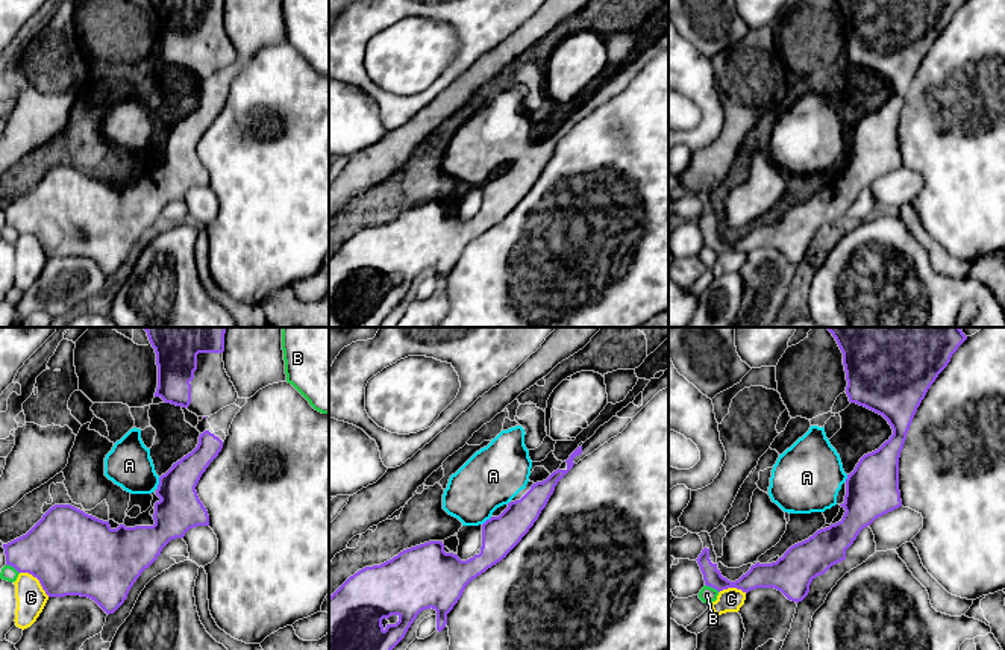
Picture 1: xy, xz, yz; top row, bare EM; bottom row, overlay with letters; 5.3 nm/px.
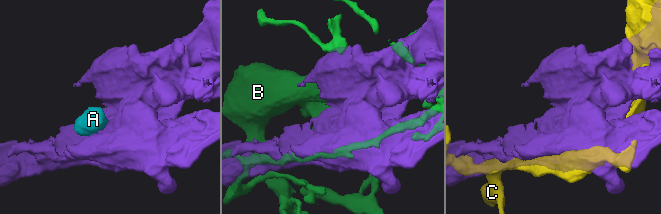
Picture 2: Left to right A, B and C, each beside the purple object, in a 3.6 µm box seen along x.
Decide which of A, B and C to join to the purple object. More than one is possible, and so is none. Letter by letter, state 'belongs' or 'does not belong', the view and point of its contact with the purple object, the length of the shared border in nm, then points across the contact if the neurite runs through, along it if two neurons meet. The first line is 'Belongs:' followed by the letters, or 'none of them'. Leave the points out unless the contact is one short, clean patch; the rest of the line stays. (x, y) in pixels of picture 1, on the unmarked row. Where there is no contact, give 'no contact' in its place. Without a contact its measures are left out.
Belongs: A
A: belongs | xy (159, 144) | 70 nm | across xy (179, 170), (179, 164), (159, 144), (144, 141), (129, 126)
B: does not belong | yz (713, 247) | 90 nm
C: does not belong | xy (37, 238) | 200 nm

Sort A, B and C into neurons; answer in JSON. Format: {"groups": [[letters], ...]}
{"groups": [["A"], ["B"], ["C"]]}

